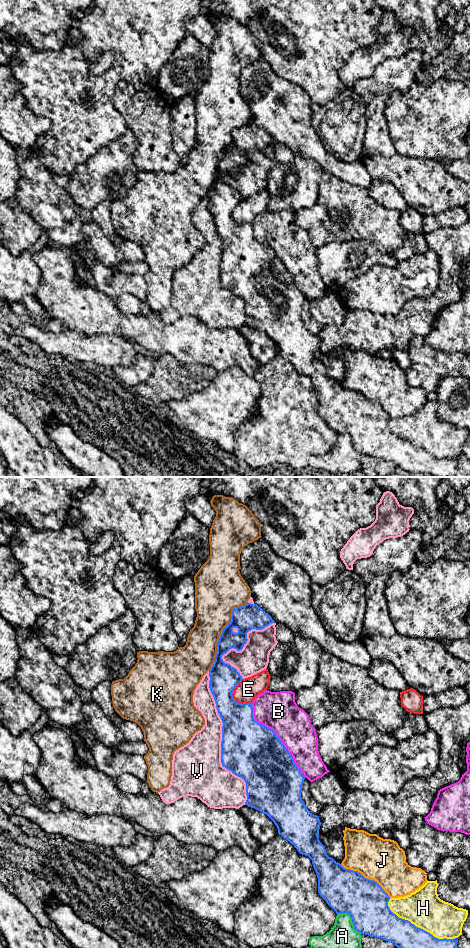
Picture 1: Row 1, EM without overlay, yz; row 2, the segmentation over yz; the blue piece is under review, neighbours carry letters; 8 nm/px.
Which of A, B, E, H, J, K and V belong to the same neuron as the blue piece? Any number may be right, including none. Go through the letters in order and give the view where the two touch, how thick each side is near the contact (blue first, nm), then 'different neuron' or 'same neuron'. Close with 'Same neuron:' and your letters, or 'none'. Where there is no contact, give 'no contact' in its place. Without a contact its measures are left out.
A: meets blue in yz; 360 nm thick on the blue side, 240 nm on the other; different neuron
B: meets blue in yz; 460 nm thick on the blue side, 300 nm on the other; different neuron
E: meets blue in yz; 280 nm thick on the blue side, 180 nm on the other; different neuron
H: meets blue in yz; 220 nm thick on the blue side, 300 nm on the other; different neuron
J: meets blue in yz; 360 nm thick on the blue side, 360 nm on the other; different neuron
K: meets blue in yz; 200 nm thick on the blue side, 320 nm on the other; different neuron
V: meets blue in yz; 460 nm thick on the blue side, 360 nm on the other; different neuron
Same neuron: none

